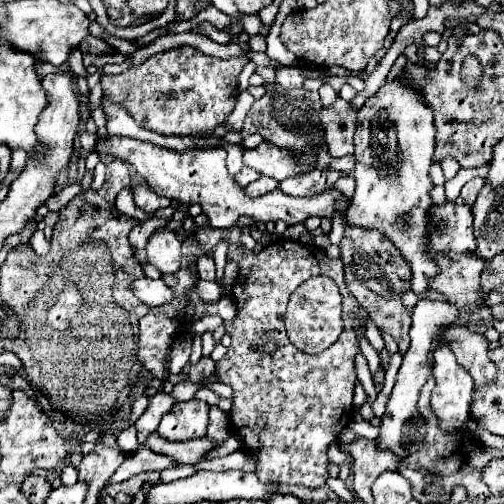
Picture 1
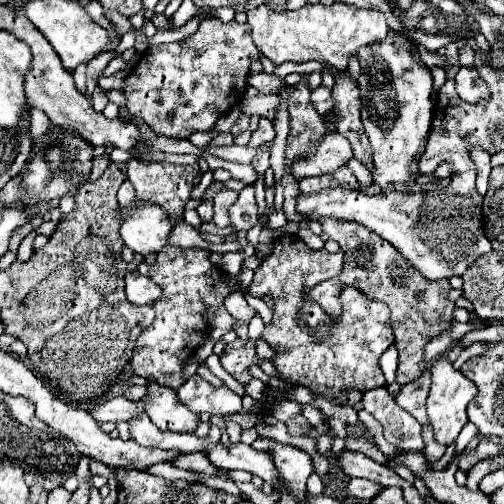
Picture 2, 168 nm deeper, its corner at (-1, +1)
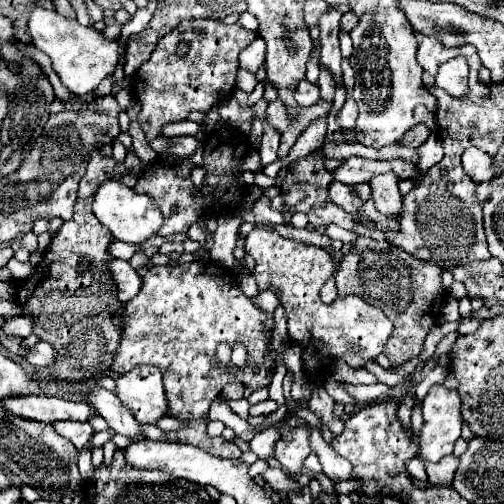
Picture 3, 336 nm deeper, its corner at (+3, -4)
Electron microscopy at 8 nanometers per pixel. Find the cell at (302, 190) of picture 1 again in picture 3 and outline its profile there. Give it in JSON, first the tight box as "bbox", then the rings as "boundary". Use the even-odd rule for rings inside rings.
{"bbox":[327,182,369,212],"boundary":[[[331,182],[327,188],[329,198],[341,206],[347,212],[357,212],[365,200],[369,198],[369,186],[367,184],[341,184],[341,182]]]}

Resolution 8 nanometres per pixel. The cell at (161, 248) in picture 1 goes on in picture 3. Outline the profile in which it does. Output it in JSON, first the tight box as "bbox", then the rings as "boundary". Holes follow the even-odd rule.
{"bbox":[93,180,163,246],"boundary":[[[107,180],[97,188],[97,194],[93,200],[93,214],[99,218],[103,226],[111,230],[111,234],[117,240],[127,244],[137,244],[137,246],[149,240],[151,236],[155,236],[155,232],[163,226],[163,216],[155,200],[151,196],[145,196],[127,188],[123,182],[117,182],[117,180]]]}

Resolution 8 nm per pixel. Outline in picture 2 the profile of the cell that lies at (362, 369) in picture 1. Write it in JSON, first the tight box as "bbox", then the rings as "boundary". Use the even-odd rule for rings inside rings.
{"bbox":[361,386,425,451],"boundary":[[[385,386],[364,392],[361,403],[363,409],[383,425],[383,435],[389,443],[401,451],[425,451],[421,425],[395,403]]]}

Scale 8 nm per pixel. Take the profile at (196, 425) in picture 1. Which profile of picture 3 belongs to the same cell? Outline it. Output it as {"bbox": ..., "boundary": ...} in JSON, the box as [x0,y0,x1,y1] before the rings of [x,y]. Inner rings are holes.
{"bbox":[117,366,169,424],"boundary":[[[137,366],[117,380],[119,400],[135,414],[141,424],[157,424],[169,416],[161,372],[155,366]]]}

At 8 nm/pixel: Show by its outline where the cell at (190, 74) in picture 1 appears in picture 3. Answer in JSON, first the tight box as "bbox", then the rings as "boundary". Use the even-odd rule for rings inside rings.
{"bbox":[133,20,257,142],"boundary":[[[185,20],[169,34],[165,34],[151,58],[139,66],[133,74],[133,94],[141,104],[139,124],[147,136],[147,142],[153,142],[161,136],[161,130],[171,122],[187,120],[191,112],[207,114],[217,102],[229,100],[235,90],[237,76],[237,56],[257,38],[257,32],[245,30],[241,24],[221,24],[219,20]],[[177,42],[189,42],[189,52],[179,58]]]}

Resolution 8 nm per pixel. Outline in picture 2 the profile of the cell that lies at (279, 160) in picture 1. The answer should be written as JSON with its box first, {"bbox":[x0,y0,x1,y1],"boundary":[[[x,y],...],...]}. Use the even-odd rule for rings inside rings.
{"bbox":[293,133,353,177],"boundary":[[[327,133],[325,139],[317,145],[317,151],[313,151],[309,159],[301,159],[301,163],[295,163],[293,171],[297,171],[297,175],[301,177],[325,175],[347,165],[351,157],[353,151],[349,141],[339,133]]]}

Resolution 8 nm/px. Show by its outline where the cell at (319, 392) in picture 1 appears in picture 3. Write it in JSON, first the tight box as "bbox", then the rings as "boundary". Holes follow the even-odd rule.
{"bbox":[245,228,393,382],"boundary":[[[253,228],[245,238],[245,252],[255,258],[251,276],[259,290],[279,290],[279,302],[285,310],[289,340],[303,348],[303,374],[309,380],[325,382],[335,360],[345,360],[351,368],[363,368],[375,360],[393,334],[391,320],[359,296],[337,298],[331,304],[321,302],[319,290],[335,272],[335,262],[327,250],[287,240],[269,228]]]}

